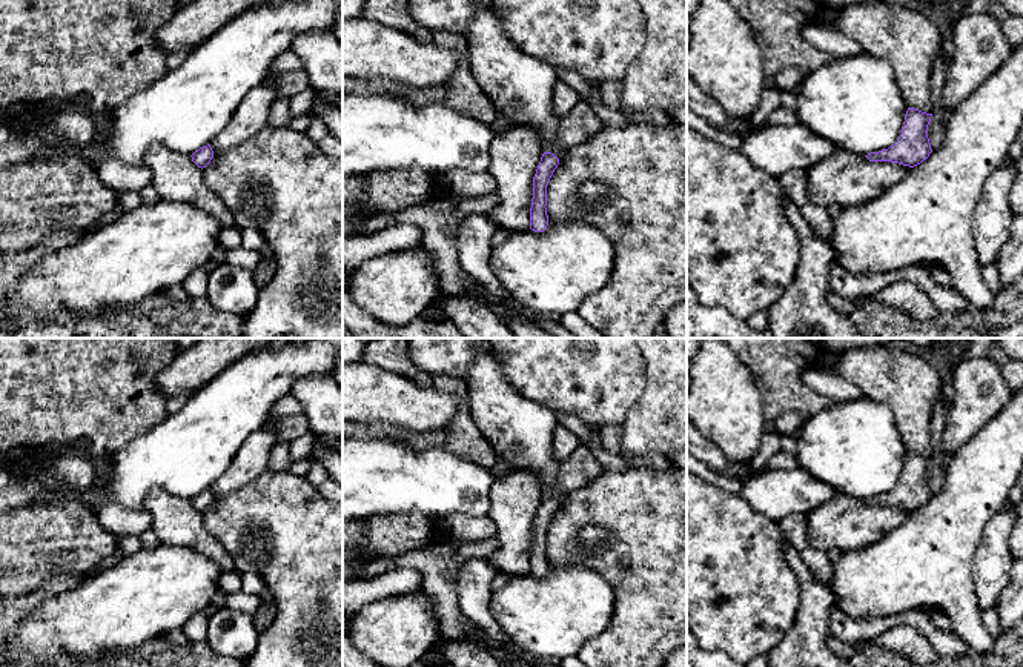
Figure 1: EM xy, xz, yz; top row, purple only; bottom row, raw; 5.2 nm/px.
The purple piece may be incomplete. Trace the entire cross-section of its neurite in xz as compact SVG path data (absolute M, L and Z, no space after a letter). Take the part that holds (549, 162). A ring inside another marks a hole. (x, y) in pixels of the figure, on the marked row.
M579 101L558 124L556 141L550 152L544 152L533 177L533 198L530 207L530 229L544 232L548 226L547 184L559 164L558 154L581 144L602 129L602 121L585 101Z

